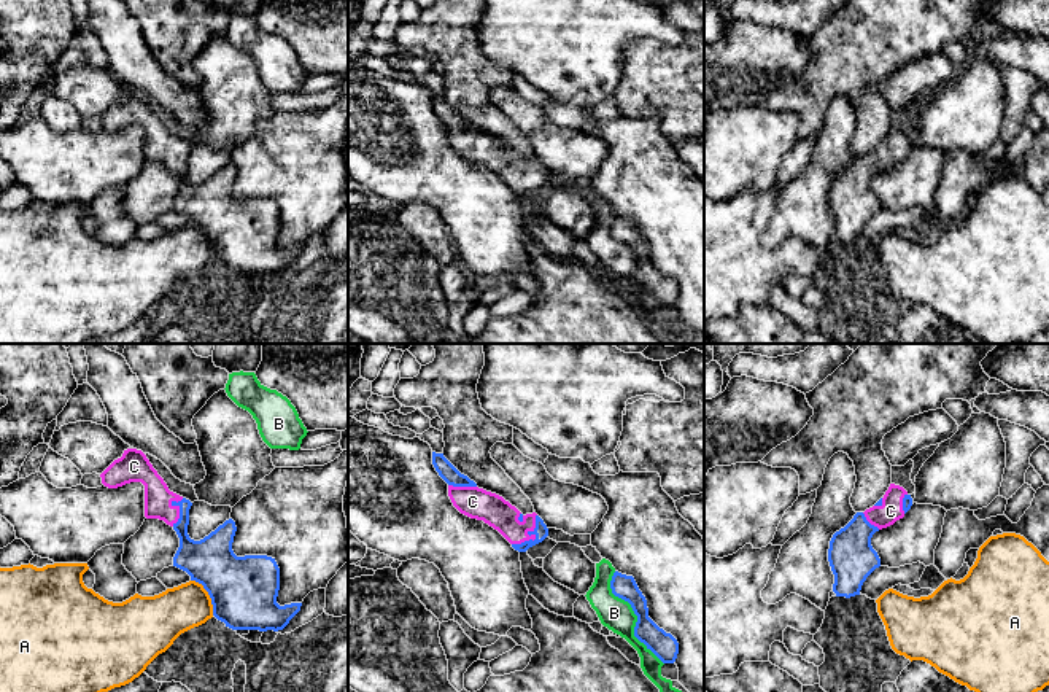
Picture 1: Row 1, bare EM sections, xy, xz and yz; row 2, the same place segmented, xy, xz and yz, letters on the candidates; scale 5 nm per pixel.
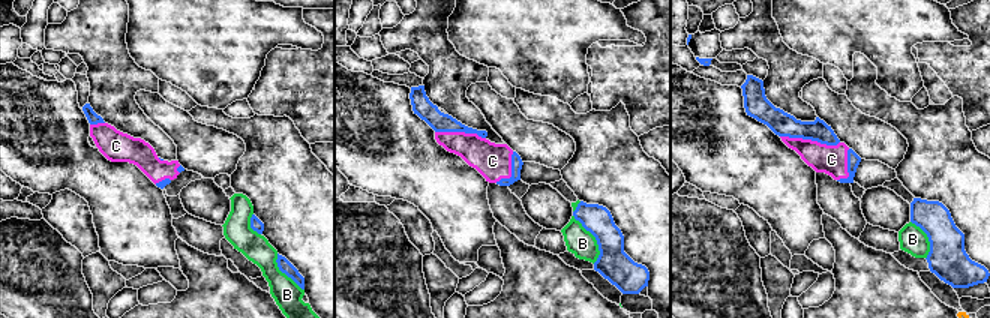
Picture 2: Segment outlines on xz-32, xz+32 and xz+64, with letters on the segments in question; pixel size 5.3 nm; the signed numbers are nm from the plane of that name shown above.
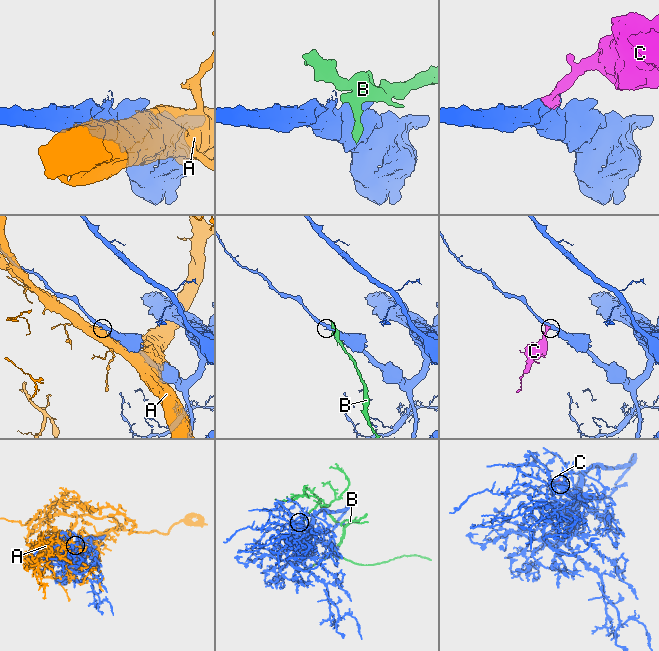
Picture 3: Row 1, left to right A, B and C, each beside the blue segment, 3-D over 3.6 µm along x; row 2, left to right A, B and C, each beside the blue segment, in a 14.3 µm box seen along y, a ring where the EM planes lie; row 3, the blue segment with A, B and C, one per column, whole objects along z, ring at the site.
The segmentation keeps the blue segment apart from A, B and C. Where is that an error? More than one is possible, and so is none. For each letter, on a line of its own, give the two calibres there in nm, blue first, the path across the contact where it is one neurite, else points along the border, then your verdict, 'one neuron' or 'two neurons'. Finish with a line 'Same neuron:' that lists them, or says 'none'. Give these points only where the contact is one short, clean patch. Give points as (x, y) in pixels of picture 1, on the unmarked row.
A: calibres 340 and 240 nm; two neurons
B: calibres 140 and 160 nm; two neurons
C: calibres 70 and 160 nm; one neuron
Same neuron: C

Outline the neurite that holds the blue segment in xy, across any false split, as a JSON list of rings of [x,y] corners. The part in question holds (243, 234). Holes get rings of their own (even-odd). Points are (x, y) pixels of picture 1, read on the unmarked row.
[[[127,92],[102,118],[102,127],[118,132],[130,126],[145,129],[145,161],[170,169],[180,191],[173,210],[203,229],[213,259],[232,274],[283,274],[300,255],[302,247],[280,250],[280,212],[267,199],[237,200],[232,194],[237,175],[232,162],[200,185],[188,178],[192,146],[168,134],[141,94]]]

